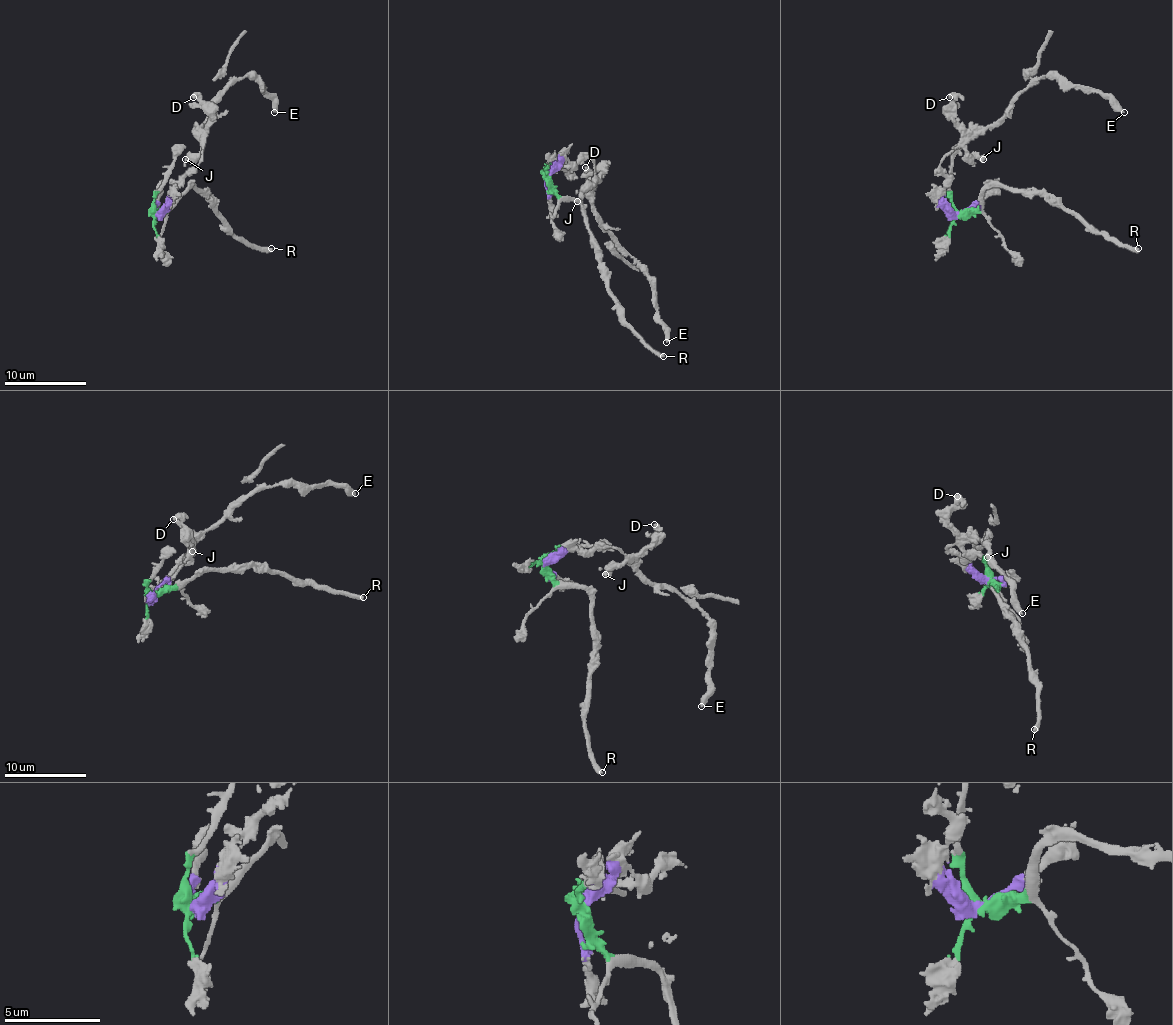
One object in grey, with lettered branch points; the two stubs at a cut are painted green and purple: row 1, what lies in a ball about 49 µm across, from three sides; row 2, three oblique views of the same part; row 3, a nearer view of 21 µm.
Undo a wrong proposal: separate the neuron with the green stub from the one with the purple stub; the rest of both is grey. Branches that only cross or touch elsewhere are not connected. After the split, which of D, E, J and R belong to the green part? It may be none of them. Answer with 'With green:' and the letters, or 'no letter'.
With green: R

